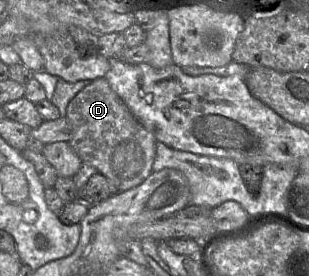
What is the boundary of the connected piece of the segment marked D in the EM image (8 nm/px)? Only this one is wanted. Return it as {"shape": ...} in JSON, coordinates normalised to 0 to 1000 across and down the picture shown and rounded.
{"shape":[[[340,279],[301,290],[223,370],[214,428],[233,467],[223,522],[269,591],[307,605],[385,696],[437,681],[495,623],[505,504],[359,322]]]}

